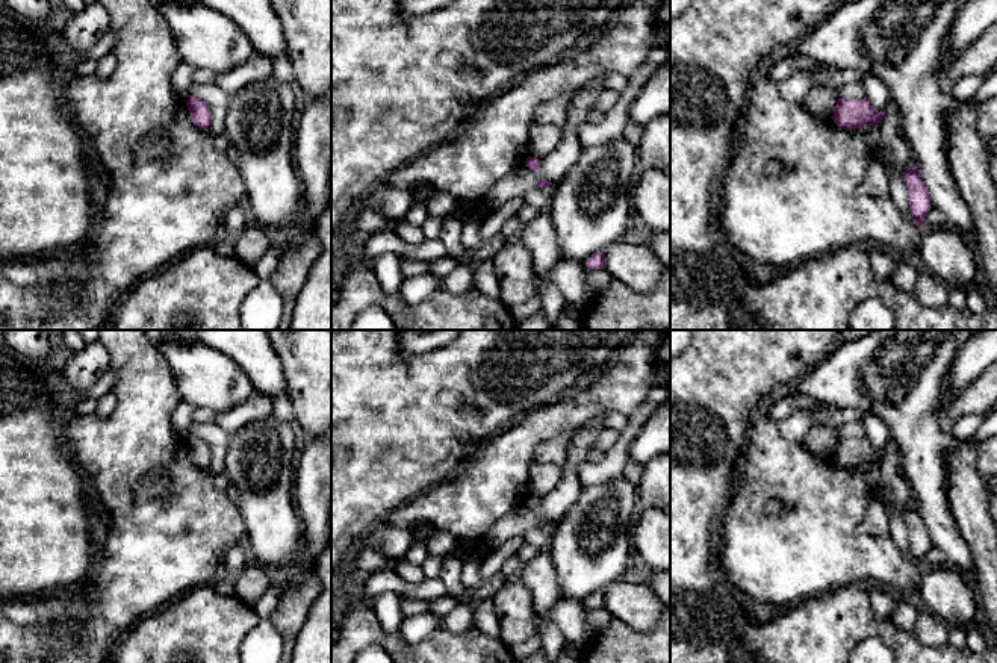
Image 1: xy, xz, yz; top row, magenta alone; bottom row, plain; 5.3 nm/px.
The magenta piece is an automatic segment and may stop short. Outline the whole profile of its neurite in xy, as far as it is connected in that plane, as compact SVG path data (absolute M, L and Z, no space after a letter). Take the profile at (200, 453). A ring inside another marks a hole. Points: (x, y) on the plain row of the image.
M191 436L186 440L189 457L200 469L209 469L212 451L206 440Z

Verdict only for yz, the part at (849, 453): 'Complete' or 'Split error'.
Complete

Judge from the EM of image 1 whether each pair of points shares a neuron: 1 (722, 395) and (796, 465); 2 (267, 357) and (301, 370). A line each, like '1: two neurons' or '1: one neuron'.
1: two neurons
2: two neurons

